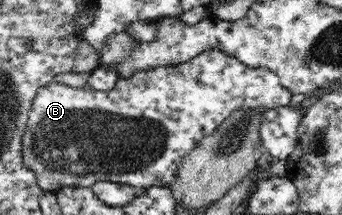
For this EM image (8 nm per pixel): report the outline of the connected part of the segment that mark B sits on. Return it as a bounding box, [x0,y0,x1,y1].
[21,49,292,195]

